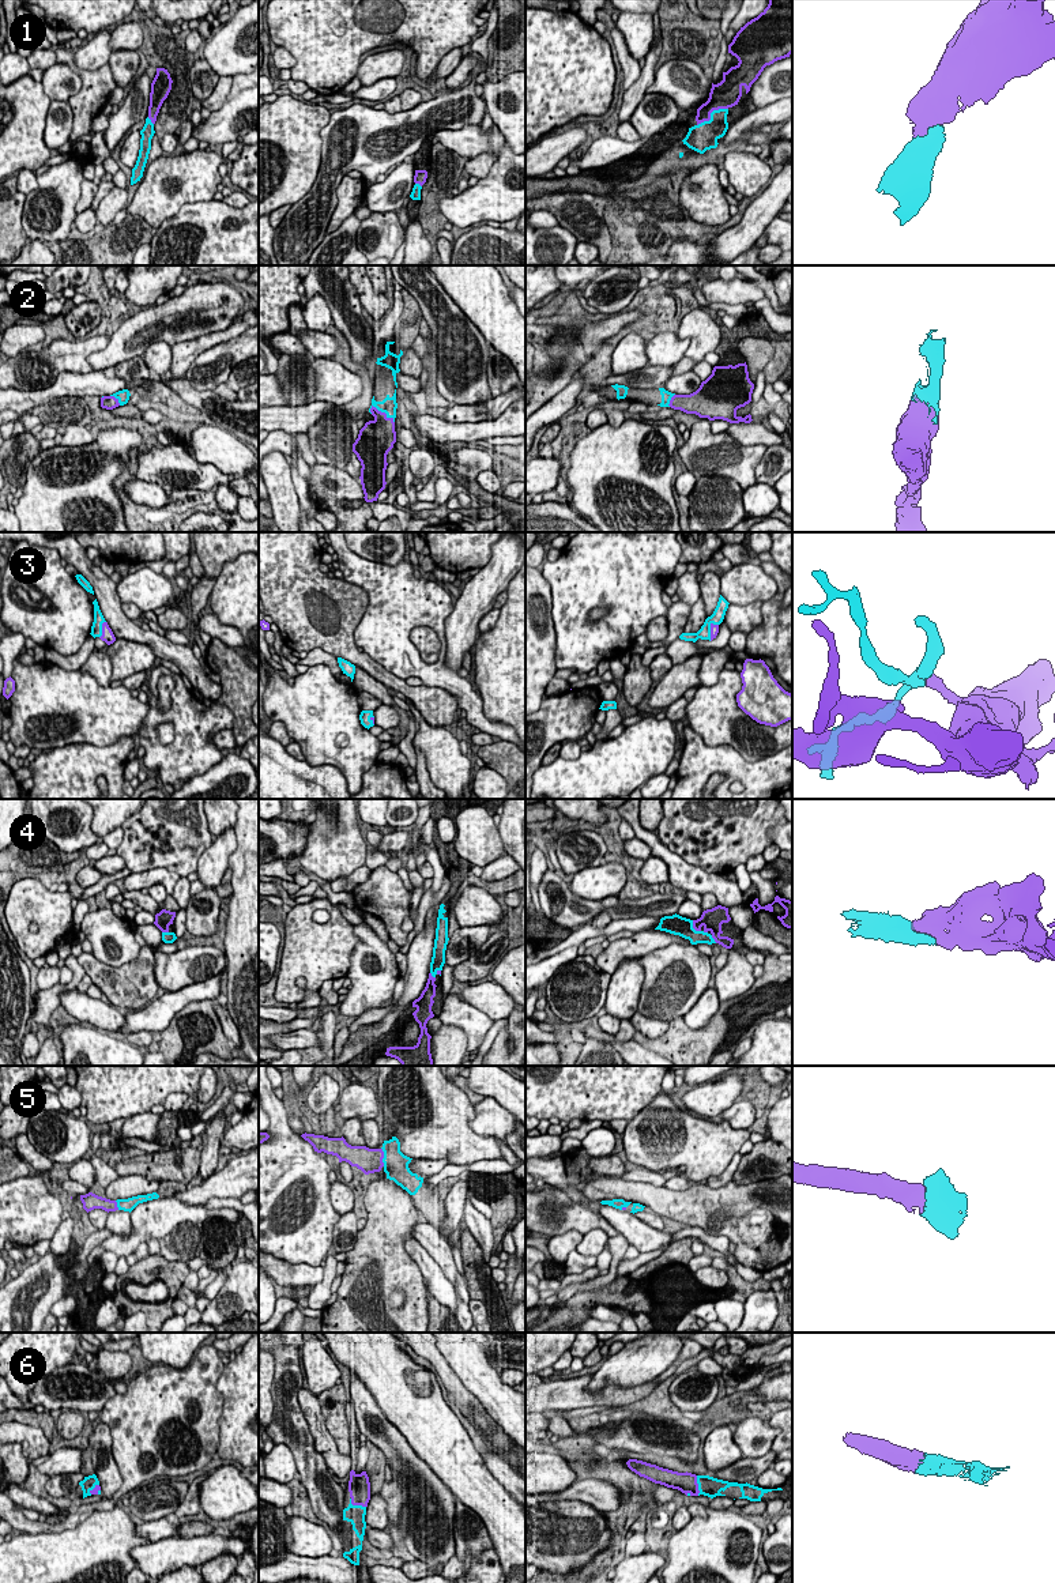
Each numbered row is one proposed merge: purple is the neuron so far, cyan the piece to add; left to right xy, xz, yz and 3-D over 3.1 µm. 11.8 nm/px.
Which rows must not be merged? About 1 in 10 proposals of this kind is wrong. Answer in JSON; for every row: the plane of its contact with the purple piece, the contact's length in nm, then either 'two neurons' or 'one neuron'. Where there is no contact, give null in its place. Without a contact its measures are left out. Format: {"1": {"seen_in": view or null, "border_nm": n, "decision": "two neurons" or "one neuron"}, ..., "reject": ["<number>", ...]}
{"1": {"seen_in": "yz", "border_nm": 420, "decision": "one neuron"}, "2": {"seen_in": "xz", "border_nm": 340, "decision": "one neuron"}, "3": {"seen_in": "xy", "border_nm": 220, "decision": "one neuron"}, "4": {"seen_in": "yz", "border_nm": 180, "decision": "one neuron"}, "5": {"seen_in": "xz", "border_nm": 220, "decision": "one neuron"}, "6": {"seen_in": "yz", "border_nm": 240, "decision": "one neuron"}, "reject": []}

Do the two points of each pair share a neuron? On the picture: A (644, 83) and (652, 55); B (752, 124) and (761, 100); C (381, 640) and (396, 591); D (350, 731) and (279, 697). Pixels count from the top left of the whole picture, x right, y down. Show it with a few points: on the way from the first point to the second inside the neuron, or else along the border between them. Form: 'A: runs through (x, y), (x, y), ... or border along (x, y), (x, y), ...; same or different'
A: runs through (647, 76), (651, 61); same
B: border along (777, 100), (764, 106), (753, 108); different
C: runs through (385, 628), (396, 603); same
D: runs through (332, 727), (312, 707), (297, 704); same

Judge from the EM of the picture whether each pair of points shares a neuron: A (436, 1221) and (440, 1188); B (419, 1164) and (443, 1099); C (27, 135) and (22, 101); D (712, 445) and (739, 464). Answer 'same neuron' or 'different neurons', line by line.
A: same neuron
B: different neurons
C: same neuron
D: same neuron

